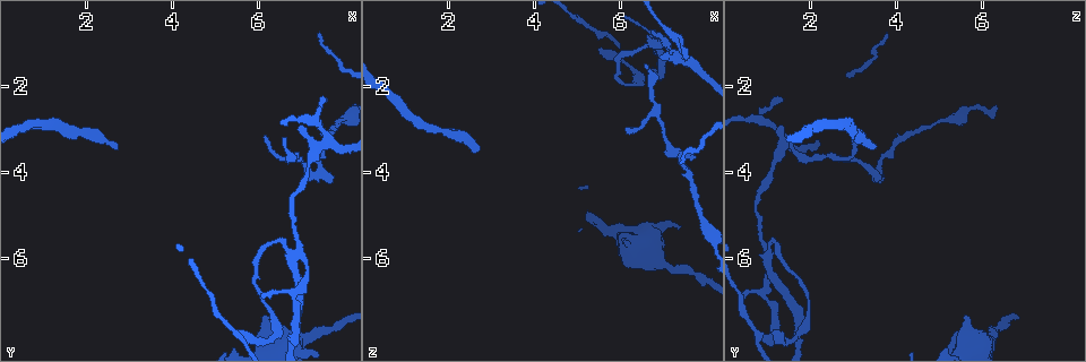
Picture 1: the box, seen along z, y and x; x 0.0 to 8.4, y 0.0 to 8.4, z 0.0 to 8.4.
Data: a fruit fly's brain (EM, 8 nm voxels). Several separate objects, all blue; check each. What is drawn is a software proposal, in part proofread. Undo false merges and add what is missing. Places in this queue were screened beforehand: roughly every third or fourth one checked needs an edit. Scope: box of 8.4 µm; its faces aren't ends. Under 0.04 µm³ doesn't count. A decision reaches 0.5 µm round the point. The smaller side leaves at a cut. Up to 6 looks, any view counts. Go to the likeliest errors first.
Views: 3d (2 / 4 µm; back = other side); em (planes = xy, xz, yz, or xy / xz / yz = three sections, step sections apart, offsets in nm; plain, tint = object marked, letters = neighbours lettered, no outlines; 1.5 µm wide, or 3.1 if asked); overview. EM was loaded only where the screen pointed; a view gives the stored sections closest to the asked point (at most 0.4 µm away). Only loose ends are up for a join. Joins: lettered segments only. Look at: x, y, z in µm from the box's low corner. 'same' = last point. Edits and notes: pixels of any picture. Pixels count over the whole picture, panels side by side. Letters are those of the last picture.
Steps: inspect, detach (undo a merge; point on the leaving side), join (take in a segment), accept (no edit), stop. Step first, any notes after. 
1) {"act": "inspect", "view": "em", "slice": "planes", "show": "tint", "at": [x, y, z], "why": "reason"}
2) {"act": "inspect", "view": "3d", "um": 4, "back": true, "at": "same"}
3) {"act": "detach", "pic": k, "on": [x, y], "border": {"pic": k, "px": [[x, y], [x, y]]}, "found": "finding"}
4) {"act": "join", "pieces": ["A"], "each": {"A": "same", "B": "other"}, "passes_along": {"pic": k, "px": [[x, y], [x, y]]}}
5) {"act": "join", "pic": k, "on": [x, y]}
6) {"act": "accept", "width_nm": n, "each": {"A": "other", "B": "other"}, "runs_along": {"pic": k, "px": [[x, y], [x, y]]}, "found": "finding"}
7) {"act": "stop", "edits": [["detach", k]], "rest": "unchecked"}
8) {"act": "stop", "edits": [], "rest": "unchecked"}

{"act": "inspect", "view": "em", "slice": "planes", "show": "tint", "at": [2.65, 3.50, 3.50], "why": "branch stops here"}

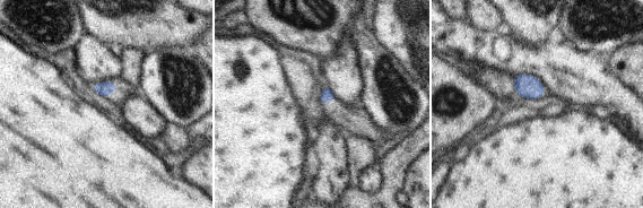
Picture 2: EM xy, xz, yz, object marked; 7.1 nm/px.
{"act": "inspect", "view": "em", "slice": "planes", "show": "letters", "at": "same", "why": "see the neighbours"}

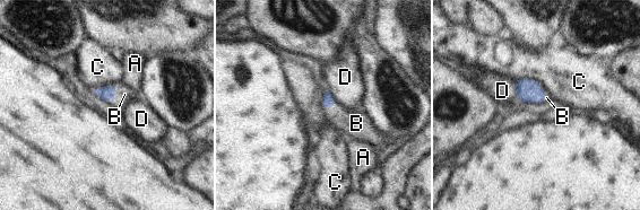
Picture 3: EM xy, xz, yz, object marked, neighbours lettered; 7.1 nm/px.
{"act": "join", "pieces": ["B"], "longest_contact_nm": ["C", 260], "each": {"A": "other", "B": "same", "C": "other", "D": "other"}, "passes_along": {"pic": 3, "px": [[106, 93], [115, 94], [124, 94]]}, "found": "the neuron continues"}

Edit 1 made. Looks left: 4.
{"act": "inspect", "view": "overview", "why": "see it whole again"}

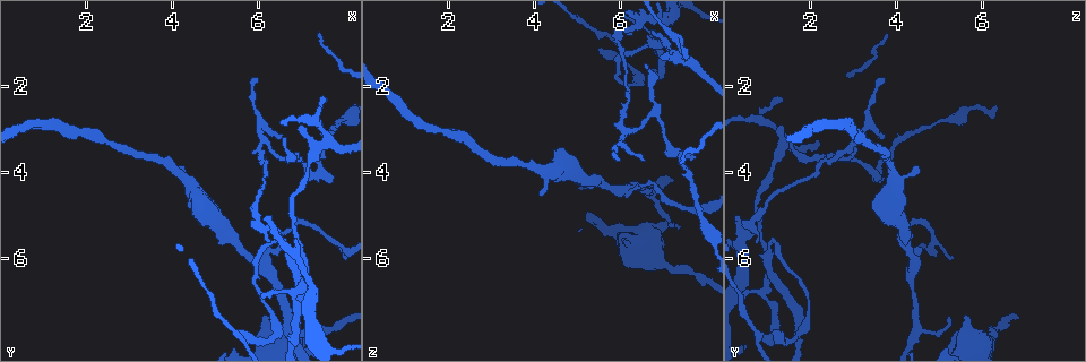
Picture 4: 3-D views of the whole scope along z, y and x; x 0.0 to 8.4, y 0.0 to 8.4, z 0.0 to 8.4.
{"act": "inspect", "view": "3d", "um": 2, "at": [7.55, 3.25, 1.45], "why": "arms part here"}

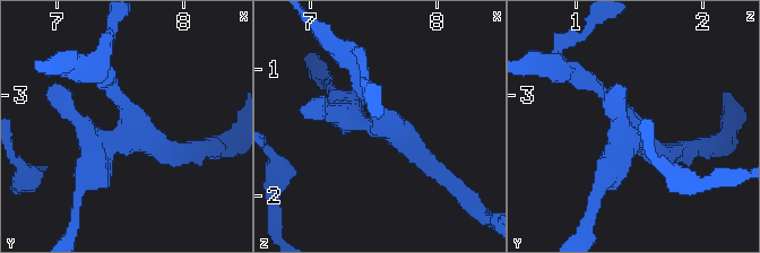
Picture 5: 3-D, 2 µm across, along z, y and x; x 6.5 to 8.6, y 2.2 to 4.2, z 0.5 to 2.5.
{"act": "inspect", "view": "em", "slice": "xz", "step": 4, "show": "letters", "at": [7.56, 3.28, 1.40]}

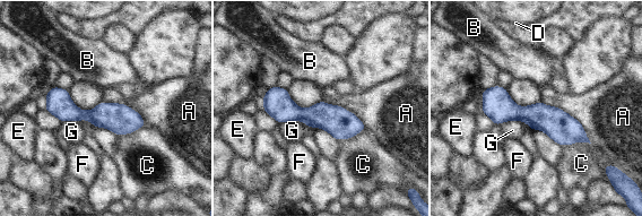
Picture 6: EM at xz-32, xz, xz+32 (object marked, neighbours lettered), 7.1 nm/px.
{"act": "accept", "longest_contact_nm": ["A", 480], "each": {"A": "other", "B": "other", "C": "other", "D": "other", "E": "other", "F": "other", "G": "other"}, "border": {"pic": 6, "px": [[539, 100], [572, 115], [591, 143]]}, "found": "all the same neuron"}

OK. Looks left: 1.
{"act": "stop", "edits": [["join", 3]], "rest": "unchecked"}

